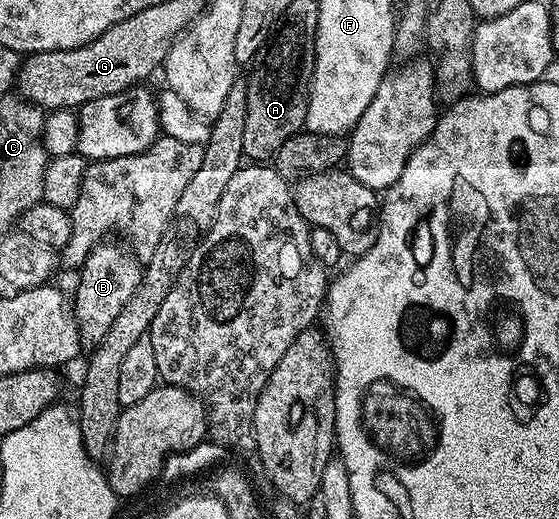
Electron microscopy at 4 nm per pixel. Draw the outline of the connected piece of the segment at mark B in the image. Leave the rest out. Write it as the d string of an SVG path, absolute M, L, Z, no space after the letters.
M104 240L94 246L89 256L83 261L78 271L79 283L75 286L75 298L73 294L73 309L75 311L75 323L79 329L79 340L84 347L94 348L101 344L105 332L117 320L121 308L129 304L129 296L137 292L137 288L143 279L143 266L138 258L131 253L126 245Z

